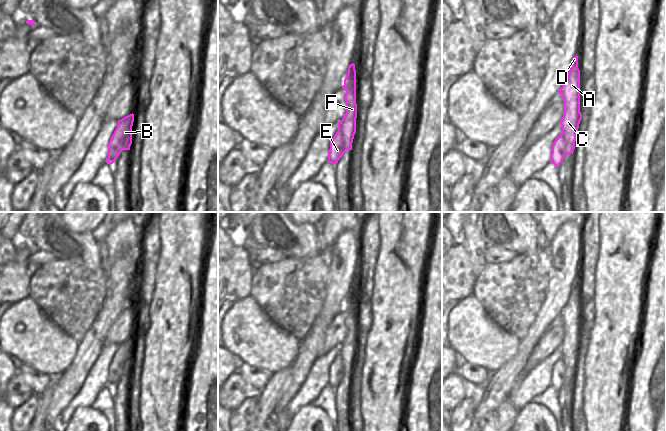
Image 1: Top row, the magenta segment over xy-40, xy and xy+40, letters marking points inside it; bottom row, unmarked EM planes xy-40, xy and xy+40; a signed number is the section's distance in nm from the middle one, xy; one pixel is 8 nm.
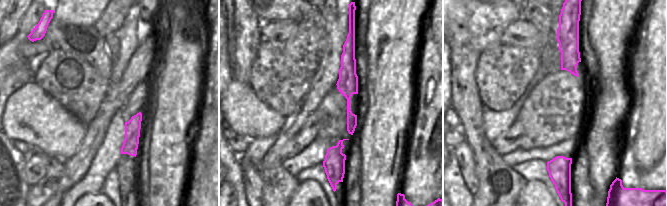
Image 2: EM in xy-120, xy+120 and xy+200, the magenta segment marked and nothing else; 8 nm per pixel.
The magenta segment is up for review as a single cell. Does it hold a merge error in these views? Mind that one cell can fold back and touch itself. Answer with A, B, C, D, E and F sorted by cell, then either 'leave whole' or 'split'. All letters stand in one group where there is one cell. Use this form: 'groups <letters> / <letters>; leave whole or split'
groups A D / B C E F; split

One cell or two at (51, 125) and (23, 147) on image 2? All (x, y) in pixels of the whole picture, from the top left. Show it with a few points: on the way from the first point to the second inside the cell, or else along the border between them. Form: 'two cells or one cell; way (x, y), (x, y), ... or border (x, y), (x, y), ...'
two cells; border (13, 139), (25, 141), (31, 147)

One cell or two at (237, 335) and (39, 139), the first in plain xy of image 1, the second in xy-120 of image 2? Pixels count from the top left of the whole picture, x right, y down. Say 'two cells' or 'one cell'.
one cell

